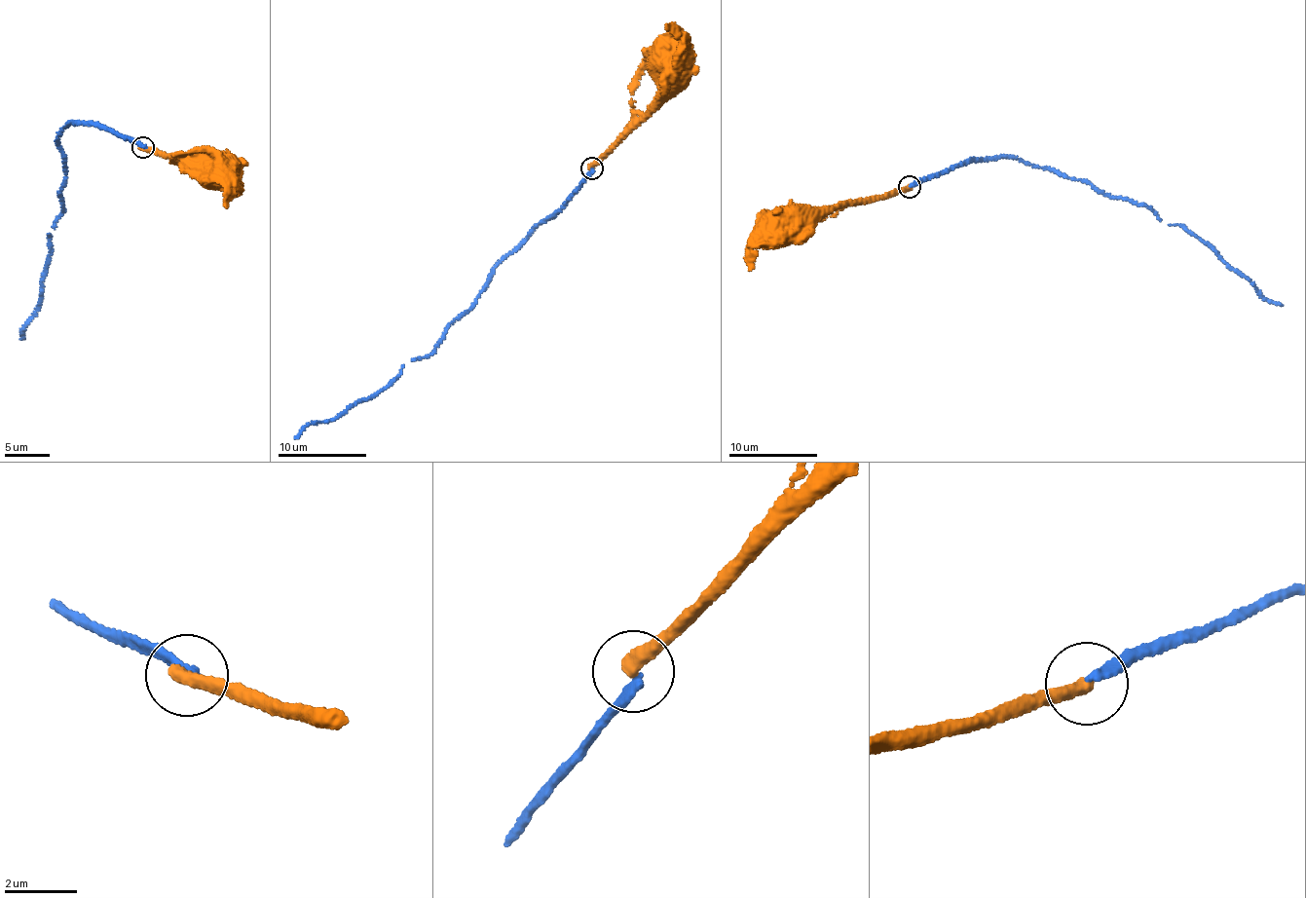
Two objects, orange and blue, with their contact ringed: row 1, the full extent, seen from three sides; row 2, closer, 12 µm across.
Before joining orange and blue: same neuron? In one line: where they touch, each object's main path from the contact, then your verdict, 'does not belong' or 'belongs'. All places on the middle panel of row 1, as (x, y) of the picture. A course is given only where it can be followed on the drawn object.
(591, 168) | orange via (591, 168), (654, 107), (675, 95), (683, 86), (688, 62), (676, 65) | blue via (591, 168), (557, 212), (535, 224), (494, 270), (473, 307), (448, 325), (433, 351), (294, 438) | does not belong

